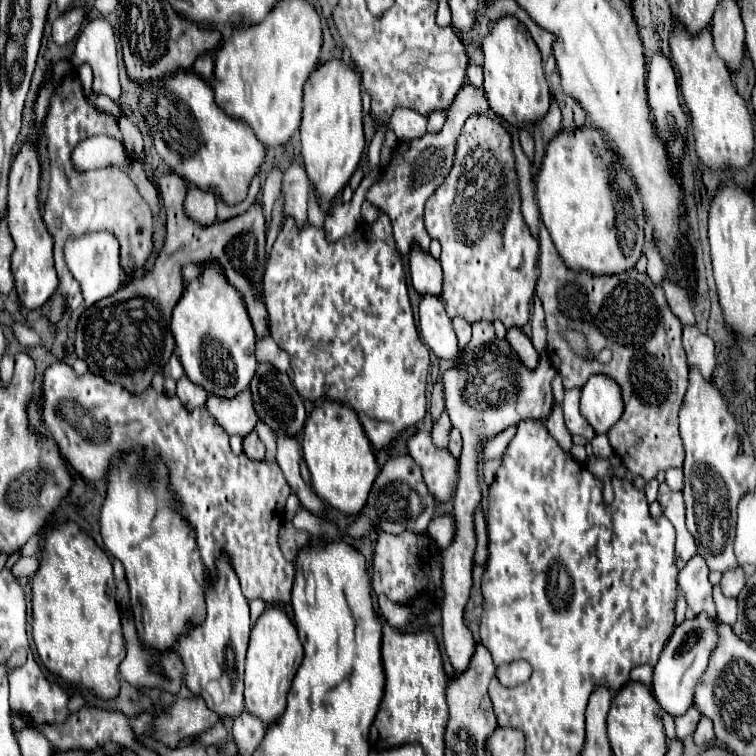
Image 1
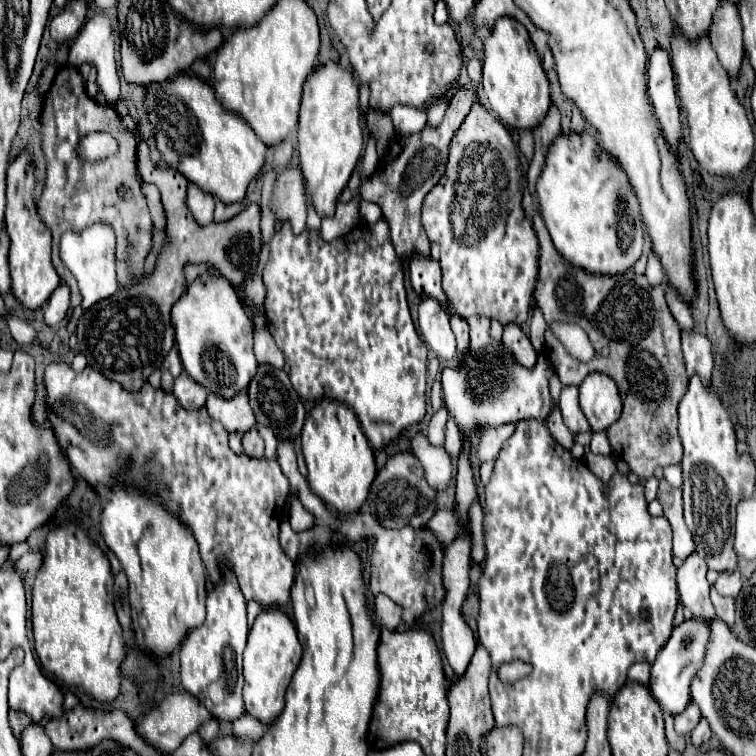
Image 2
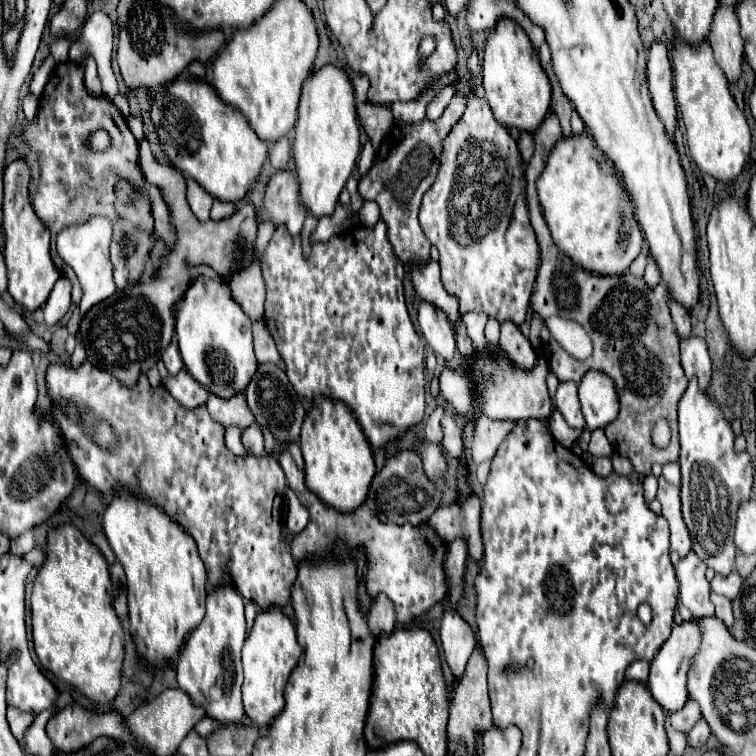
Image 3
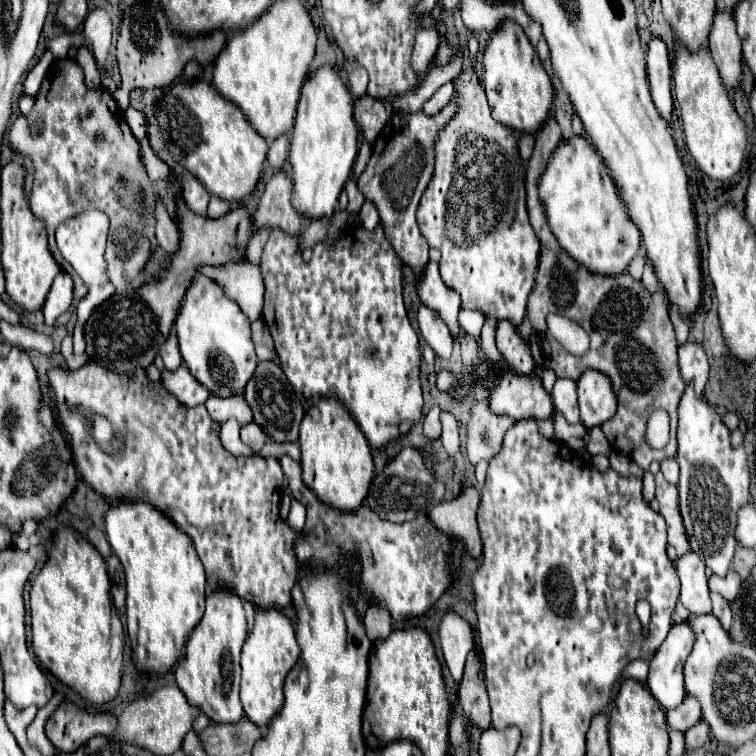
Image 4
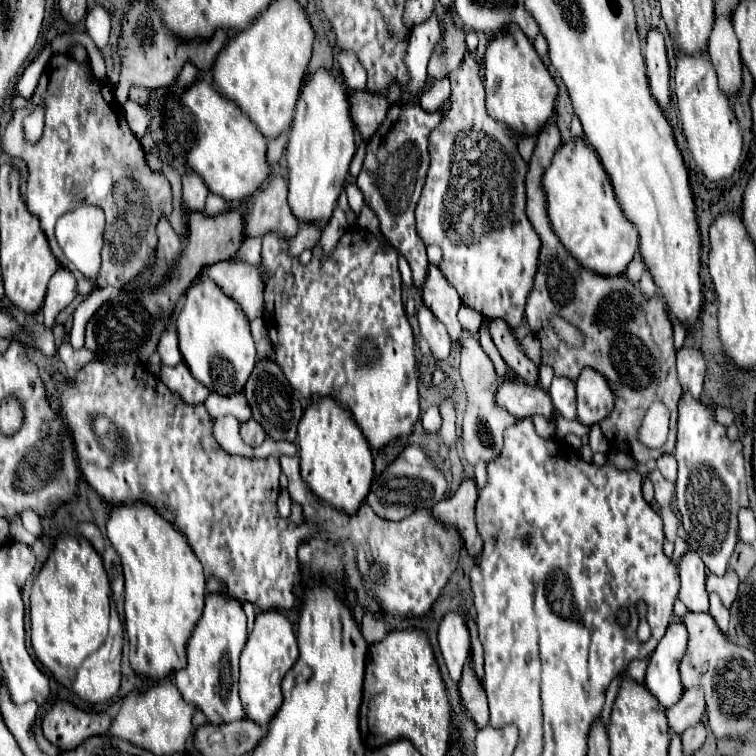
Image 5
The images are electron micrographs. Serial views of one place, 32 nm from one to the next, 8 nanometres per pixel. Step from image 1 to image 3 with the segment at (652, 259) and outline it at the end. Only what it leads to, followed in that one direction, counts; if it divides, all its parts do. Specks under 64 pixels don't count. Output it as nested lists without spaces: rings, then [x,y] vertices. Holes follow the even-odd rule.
[[[648,256],[648,264],[646,264],[646,272],[644,272],[644,280],[648,282],[650,288],[658,286],[662,282],[662,276],[660,276],[660,268],[656,264],[656,260],[652,260],[652,256]]]

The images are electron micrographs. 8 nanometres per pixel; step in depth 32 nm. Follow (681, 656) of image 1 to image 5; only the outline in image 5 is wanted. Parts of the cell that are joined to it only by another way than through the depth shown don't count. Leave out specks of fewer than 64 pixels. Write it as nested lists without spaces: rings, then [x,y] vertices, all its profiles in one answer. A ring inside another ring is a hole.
[[[672,622],[664,634],[664,638],[660,640],[656,652],[652,654],[650,662],[648,662],[648,670],[646,670],[646,688],[656,696],[656,700],[664,706],[664,708],[672,708],[680,696],[682,696],[682,680],[680,680],[680,656],[684,656],[688,648],[688,630],[684,628],[684,624],[680,622]]]

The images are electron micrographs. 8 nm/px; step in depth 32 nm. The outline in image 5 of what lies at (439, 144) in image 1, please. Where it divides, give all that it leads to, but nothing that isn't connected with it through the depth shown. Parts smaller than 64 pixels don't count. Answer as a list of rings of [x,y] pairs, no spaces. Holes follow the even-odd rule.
[[[392,106],[390,116],[398,116],[392,130],[386,134],[384,144],[376,152],[368,150],[364,168],[356,180],[356,186],[362,190],[364,200],[372,206],[380,220],[380,230],[384,238],[406,258],[406,262],[412,268],[414,286],[420,290],[426,272],[428,272],[428,256],[426,256],[426,244],[420,240],[416,232],[416,220],[414,210],[420,198],[420,192],[424,188],[424,180],[428,176],[428,164],[430,164],[430,148],[428,148],[428,136],[436,124],[444,118],[444,112],[428,114],[420,106]]]

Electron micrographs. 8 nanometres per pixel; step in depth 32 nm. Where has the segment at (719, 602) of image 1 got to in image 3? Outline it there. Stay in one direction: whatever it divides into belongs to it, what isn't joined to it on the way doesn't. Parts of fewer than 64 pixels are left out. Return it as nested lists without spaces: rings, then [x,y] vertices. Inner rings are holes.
[[[712,592],[710,594],[710,600],[712,600],[712,604],[714,604],[714,608],[716,608],[716,618],[720,618],[728,628],[734,624],[734,614],[732,614],[732,600],[728,600],[728,598],[724,598],[724,596],[720,596],[720,594],[716,594],[716,592]]]

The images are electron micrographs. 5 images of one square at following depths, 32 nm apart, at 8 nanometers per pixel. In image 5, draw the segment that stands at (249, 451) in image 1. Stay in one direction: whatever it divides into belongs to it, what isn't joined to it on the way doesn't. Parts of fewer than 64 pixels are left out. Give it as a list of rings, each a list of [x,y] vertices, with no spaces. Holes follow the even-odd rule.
[[[248,420],[248,424],[242,424],[240,436],[250,446],[260,446],[266,440],[266,432],[262,430],[262,426],[256,420]]]

